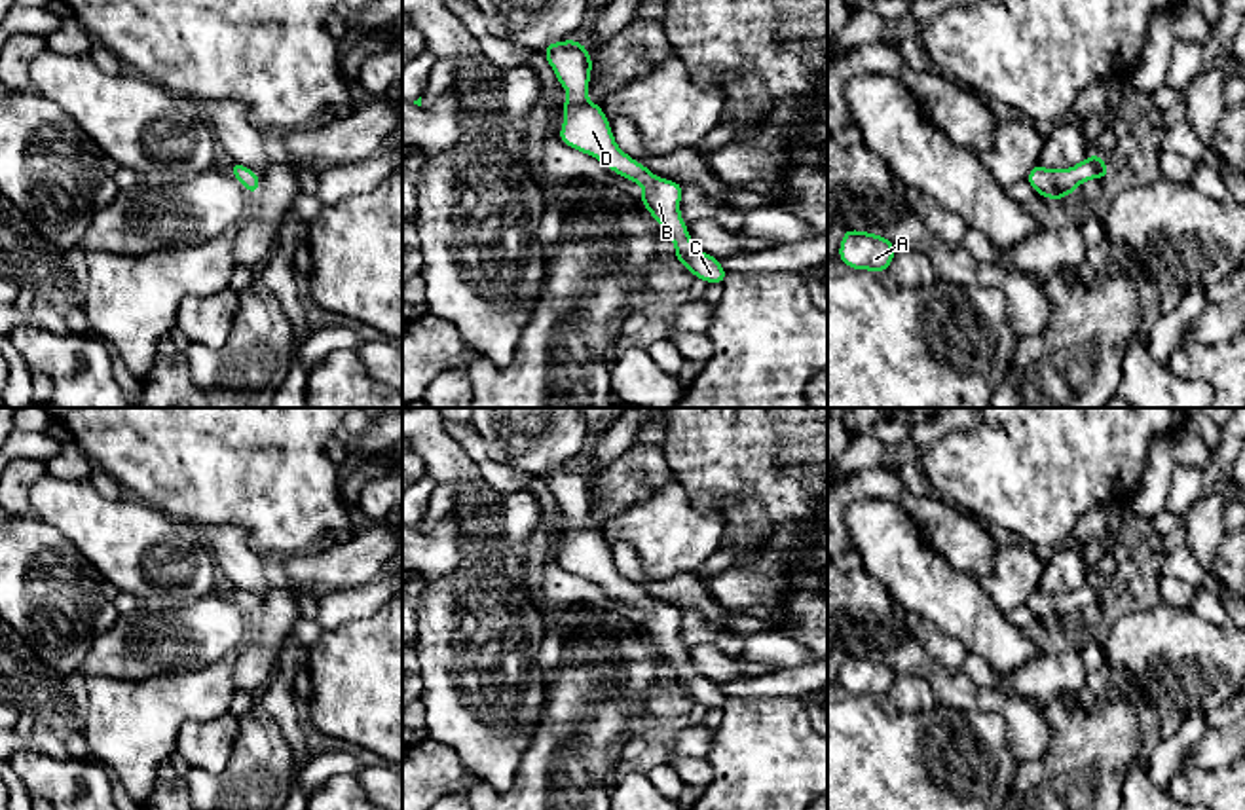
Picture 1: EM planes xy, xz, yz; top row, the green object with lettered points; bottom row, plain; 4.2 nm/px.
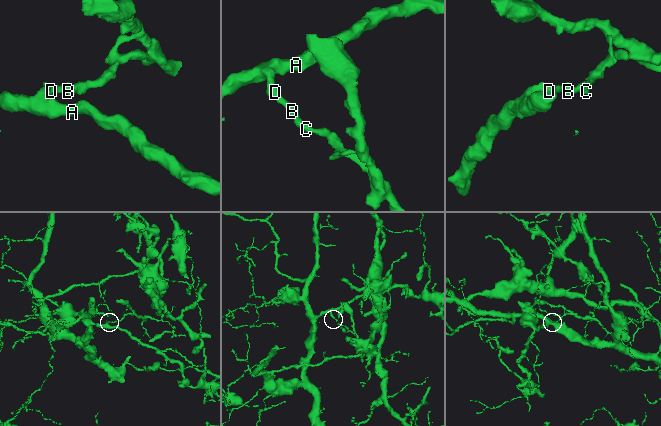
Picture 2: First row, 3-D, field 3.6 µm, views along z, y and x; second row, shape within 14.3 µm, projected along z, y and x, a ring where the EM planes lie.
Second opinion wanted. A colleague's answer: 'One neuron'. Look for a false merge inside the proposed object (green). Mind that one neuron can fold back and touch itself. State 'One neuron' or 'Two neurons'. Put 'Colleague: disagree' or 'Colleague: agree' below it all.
One neuron
Colleague: agree

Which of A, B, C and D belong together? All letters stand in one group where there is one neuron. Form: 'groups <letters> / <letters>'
groups A B C D

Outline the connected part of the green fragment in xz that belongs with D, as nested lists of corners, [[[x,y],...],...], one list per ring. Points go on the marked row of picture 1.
[[[577,40],[552,42],[543,49],[558,83],[569,99],[562,102],[564,125],[558,133],[562,144],[602,161],[609,171],[640,184],[640,203],[666,230],[676,247],[676,264],[683,262],[697,277],[712,283],[725,283],[727,271],[719,258],[698,250],[681,218],[679,203],[683,186],[653,175],[645,165],[624,154],[613,137],[611,125],[600,104],[588,101],[592,57]]]

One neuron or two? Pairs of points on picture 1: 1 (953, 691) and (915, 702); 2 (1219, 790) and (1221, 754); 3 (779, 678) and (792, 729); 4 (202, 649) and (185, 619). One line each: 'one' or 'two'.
1: two
2: two
3: two
4: one

